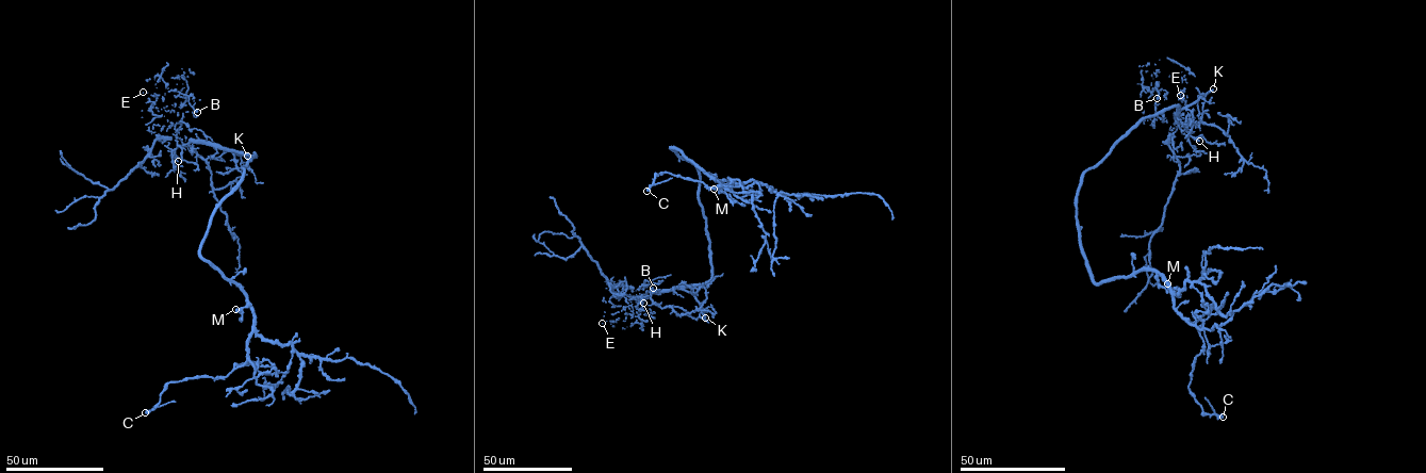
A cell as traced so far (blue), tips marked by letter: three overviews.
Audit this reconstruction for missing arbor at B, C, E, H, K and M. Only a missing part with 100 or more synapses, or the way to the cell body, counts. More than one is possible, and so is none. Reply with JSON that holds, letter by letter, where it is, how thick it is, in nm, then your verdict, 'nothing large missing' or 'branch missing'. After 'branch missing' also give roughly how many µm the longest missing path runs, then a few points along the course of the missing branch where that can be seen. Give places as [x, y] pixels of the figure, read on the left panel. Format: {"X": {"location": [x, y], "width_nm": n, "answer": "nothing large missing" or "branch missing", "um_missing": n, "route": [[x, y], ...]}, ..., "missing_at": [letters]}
{"B": {"location": [197, 112], "width_nm": 600, "answer": "nothing large missing"}, "C": {"location": [145, 412], "width_nm": 550, "answer": "nothing large missing"}, "E": {"location": [143, 92], "width_nm": 40, "answer": "nothing large missing"}, "H": {"location": [178, 161], "width_nm": 100, "answer": "nothing large missing"}, "K": {"location": [247, 156], "width_nm": 440, "answer": "branch missing", "um_missing": 100, "route": [[247, 156], [242, 143], [250, 135], [255, 108], [268, 87], [280, 36], [288, 26], [284, 23]]}, "M": {"location": [235, 309], "width_nm": 550, "answer": "nothing large missing"}, "missing_at": ["K"]}

